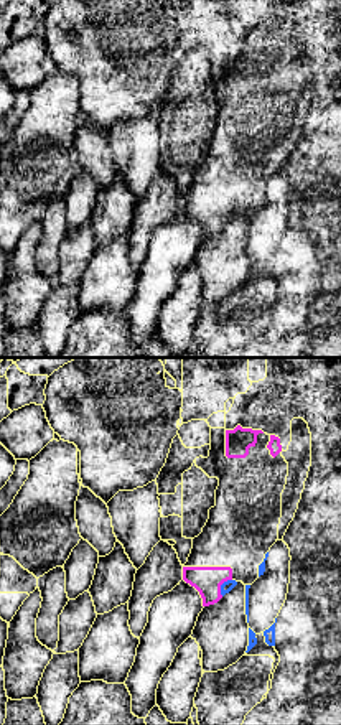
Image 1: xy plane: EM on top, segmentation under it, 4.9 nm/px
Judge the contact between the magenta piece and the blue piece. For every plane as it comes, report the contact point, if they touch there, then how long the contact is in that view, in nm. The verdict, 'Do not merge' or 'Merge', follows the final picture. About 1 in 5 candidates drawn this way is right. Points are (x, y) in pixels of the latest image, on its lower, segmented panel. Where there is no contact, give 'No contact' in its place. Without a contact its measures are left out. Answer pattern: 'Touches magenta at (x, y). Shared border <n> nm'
Touches magenta at (221, 584). Shared border 100 nm

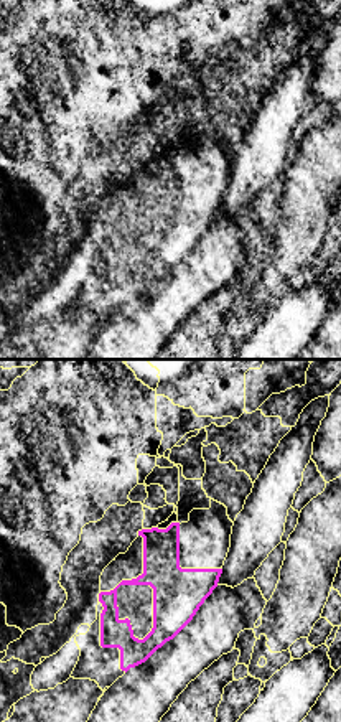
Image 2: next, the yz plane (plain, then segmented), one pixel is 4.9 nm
No contact

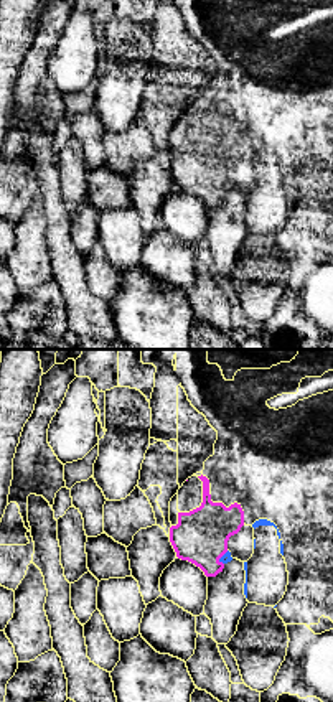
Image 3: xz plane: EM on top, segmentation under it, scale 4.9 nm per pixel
Touches magenta at (221, 556). Shared border 80 nm

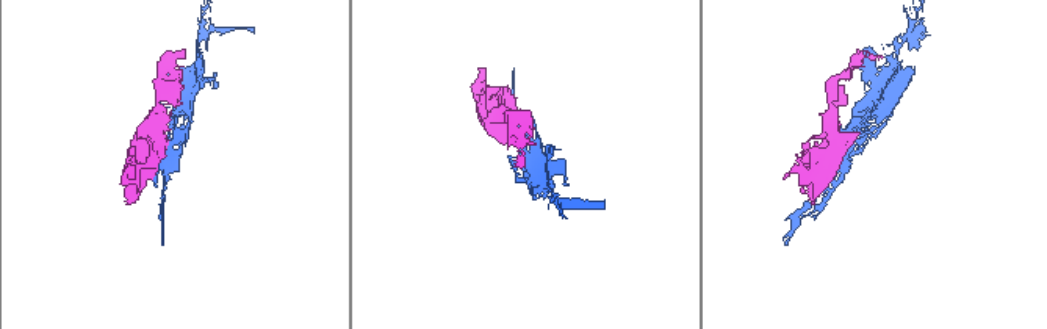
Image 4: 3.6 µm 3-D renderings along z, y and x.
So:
Do not merge

